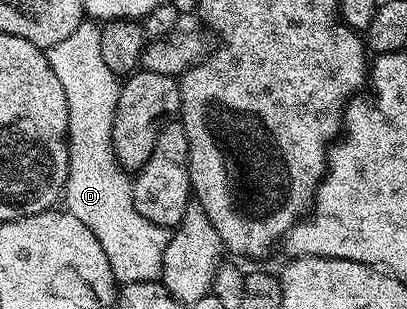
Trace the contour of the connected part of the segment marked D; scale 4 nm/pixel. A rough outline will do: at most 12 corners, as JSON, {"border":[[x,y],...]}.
{"border":[[98,38],[45,51],[68,100],[64,209],[118,284],[161,279],[171,231],[114,158],[119,75]]}

